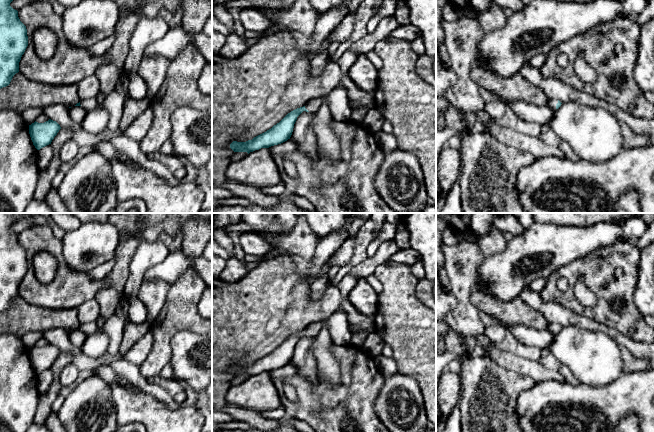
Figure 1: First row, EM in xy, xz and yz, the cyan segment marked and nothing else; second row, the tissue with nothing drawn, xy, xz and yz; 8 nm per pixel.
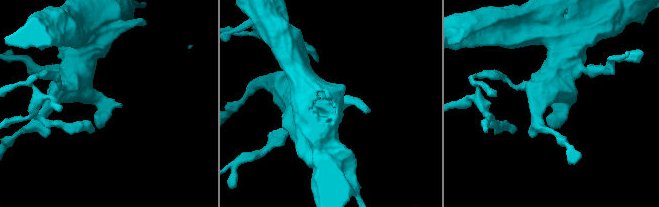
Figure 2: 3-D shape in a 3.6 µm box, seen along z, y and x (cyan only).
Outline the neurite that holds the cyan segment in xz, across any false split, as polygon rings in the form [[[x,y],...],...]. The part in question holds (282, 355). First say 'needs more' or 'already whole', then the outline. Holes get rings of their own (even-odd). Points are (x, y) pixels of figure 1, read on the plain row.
needs more | [[[343,311],[332,314],[323,321],[309,325],[305,330],[297,332],[288,337],[279,347],[266,356],[254,361],[246,366],[233,365],[230,372],[234,376],[253,376],[261,372],[269,372],[281,368],[290,363],[297,341],[303,336],[315,336],[322,328],[326,327],[330,333],[333,344],[349,344],[352,332],[349,327],[347,315]]]

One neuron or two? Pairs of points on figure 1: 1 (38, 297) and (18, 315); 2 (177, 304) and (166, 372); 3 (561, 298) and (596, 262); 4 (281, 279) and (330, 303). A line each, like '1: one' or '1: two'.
1: two
2: two
3: one
4: one

